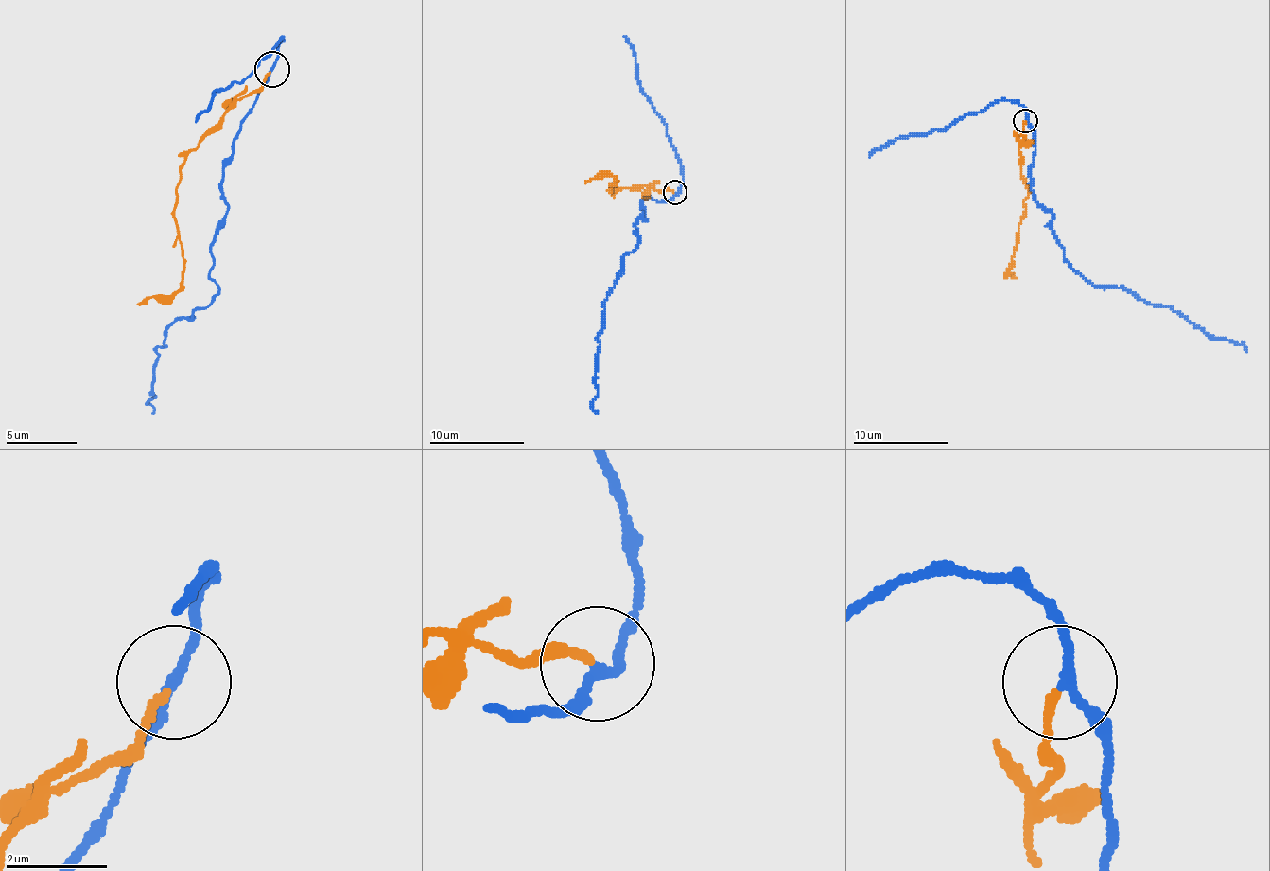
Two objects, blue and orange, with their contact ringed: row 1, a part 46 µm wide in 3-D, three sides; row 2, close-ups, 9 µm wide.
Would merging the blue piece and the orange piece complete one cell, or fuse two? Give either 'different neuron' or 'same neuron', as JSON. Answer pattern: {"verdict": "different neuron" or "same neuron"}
{"verdict": "different neuron"}

